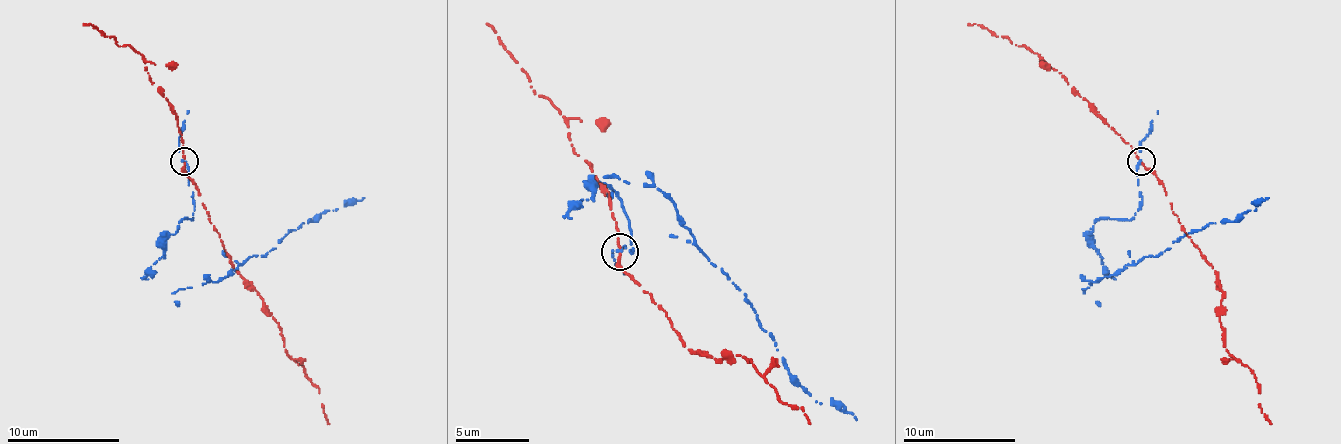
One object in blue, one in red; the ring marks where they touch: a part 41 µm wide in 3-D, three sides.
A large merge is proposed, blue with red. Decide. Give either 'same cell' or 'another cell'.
another cell

